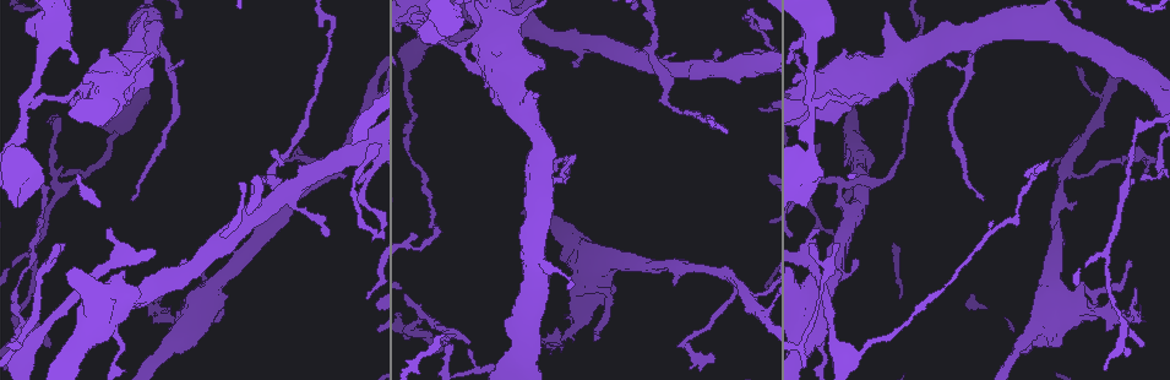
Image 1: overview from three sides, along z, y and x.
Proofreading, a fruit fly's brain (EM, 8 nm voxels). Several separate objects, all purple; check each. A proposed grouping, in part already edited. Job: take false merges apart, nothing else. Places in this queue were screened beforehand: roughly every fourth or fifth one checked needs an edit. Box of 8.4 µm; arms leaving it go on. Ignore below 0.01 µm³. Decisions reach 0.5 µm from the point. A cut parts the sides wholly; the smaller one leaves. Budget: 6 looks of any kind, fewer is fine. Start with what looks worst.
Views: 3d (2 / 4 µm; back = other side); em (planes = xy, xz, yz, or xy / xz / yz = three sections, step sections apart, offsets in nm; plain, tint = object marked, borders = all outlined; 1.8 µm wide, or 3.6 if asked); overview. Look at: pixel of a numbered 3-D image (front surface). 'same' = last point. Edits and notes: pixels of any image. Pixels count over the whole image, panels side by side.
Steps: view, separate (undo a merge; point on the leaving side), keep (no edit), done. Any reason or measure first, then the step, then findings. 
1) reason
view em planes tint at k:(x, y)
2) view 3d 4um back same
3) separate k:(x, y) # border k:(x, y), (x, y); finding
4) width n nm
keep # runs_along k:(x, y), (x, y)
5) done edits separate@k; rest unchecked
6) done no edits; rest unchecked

calibre changes
view 3d 4um back at 1:(31, 100)

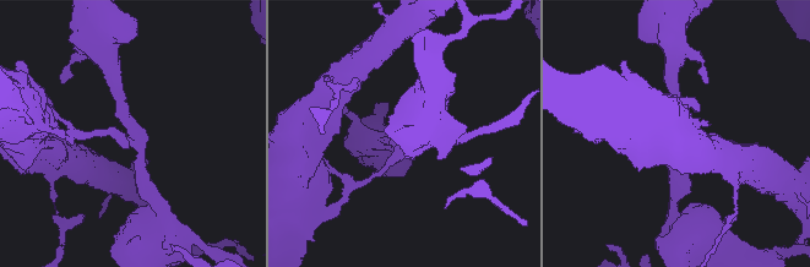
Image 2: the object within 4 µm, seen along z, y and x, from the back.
view em planes borders at 2:(124, 137)

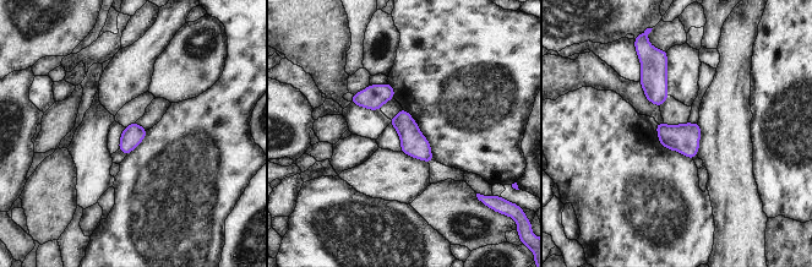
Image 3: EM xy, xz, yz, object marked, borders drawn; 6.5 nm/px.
width 140 nm
keep # continuous, no second neuron

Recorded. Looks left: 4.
view 3d 2um at 1:(1114, 313)

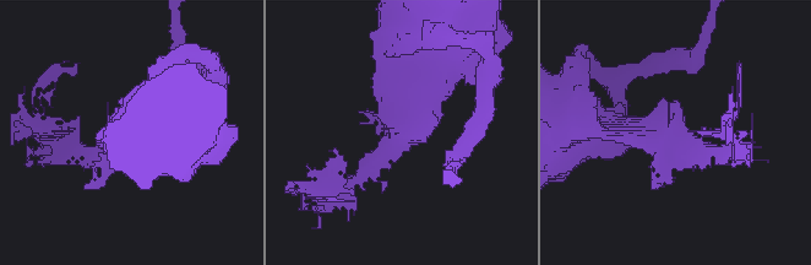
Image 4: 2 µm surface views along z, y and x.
now the EM
view em planes tint at 4:(682, 136)

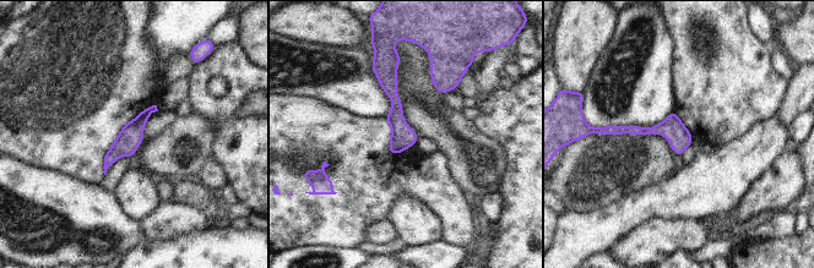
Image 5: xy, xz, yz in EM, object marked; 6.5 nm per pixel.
width 160 nm
keep # runs_along 5:(392, 65), (395, 151); all the same neuron

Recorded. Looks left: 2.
calibre changes
view 3d 2um at 1:(181, 340)

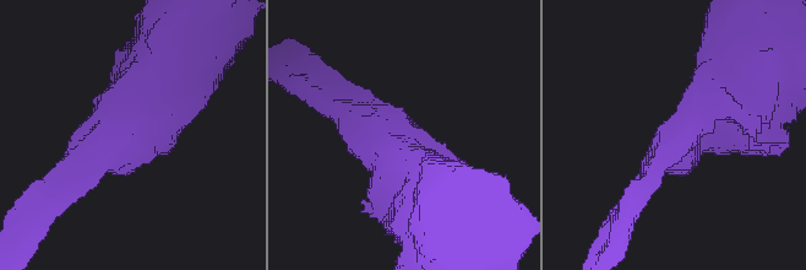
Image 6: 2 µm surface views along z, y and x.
arm_widths 180, 650 nm; shape alone is not enough
view em xz step 4 borders at 6:(402, 138)

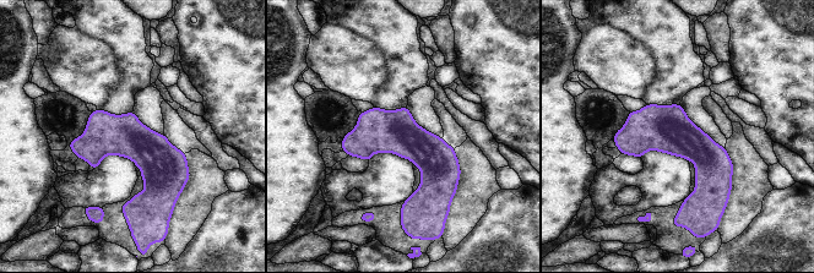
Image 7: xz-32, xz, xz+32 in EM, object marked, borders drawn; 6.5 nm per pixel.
keep # one neuron here

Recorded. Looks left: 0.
done no edits; rest unchecked

